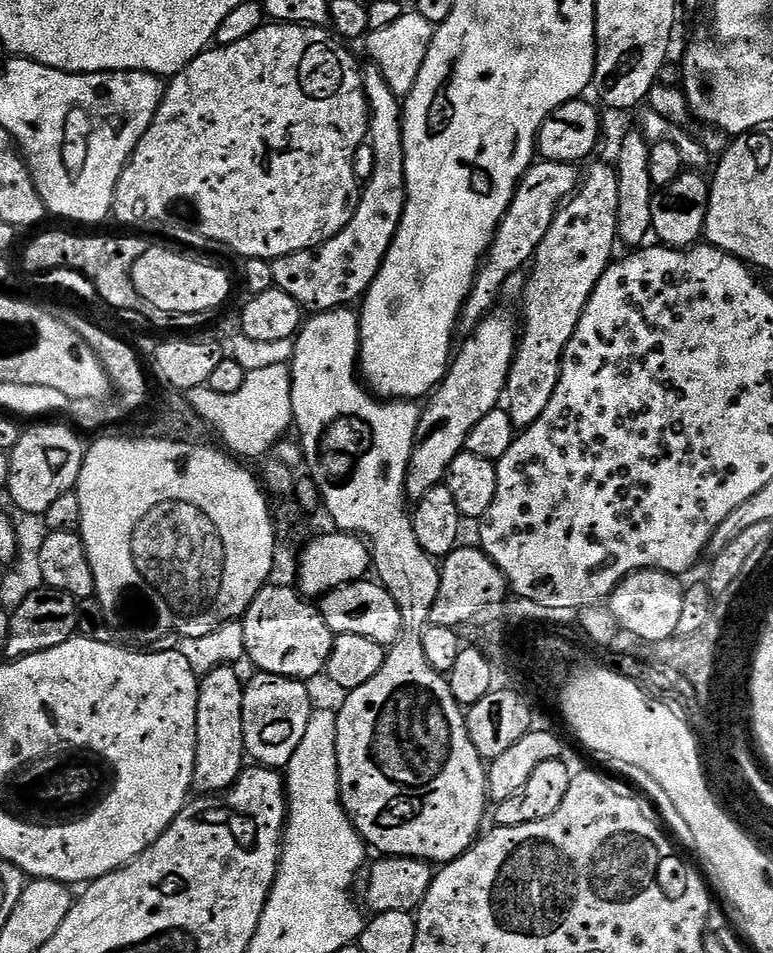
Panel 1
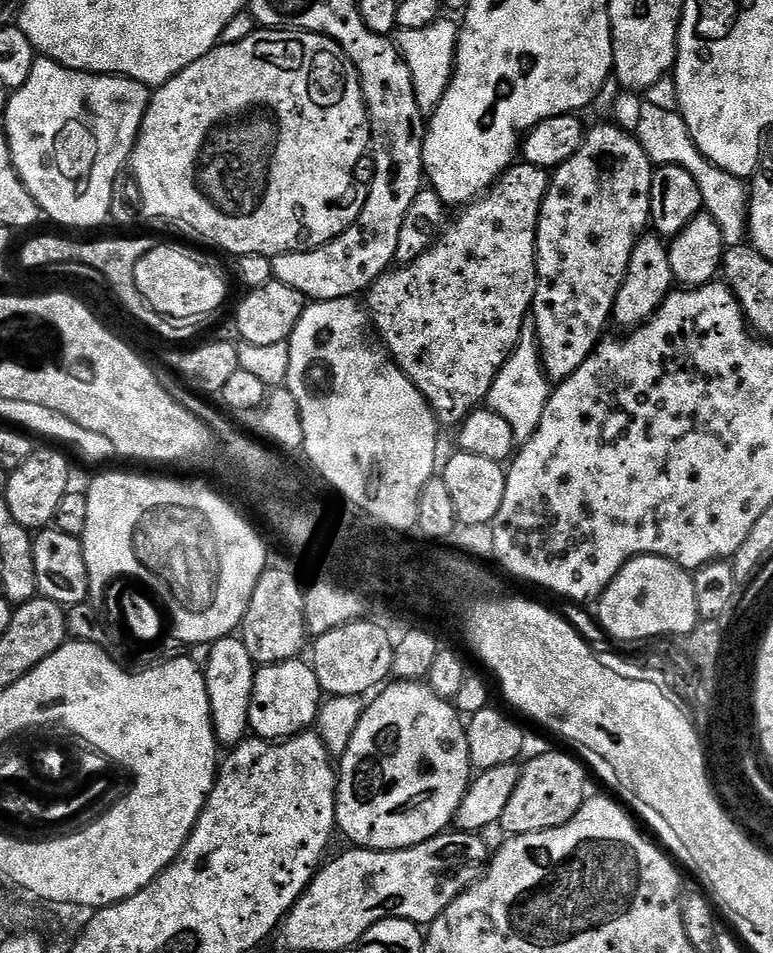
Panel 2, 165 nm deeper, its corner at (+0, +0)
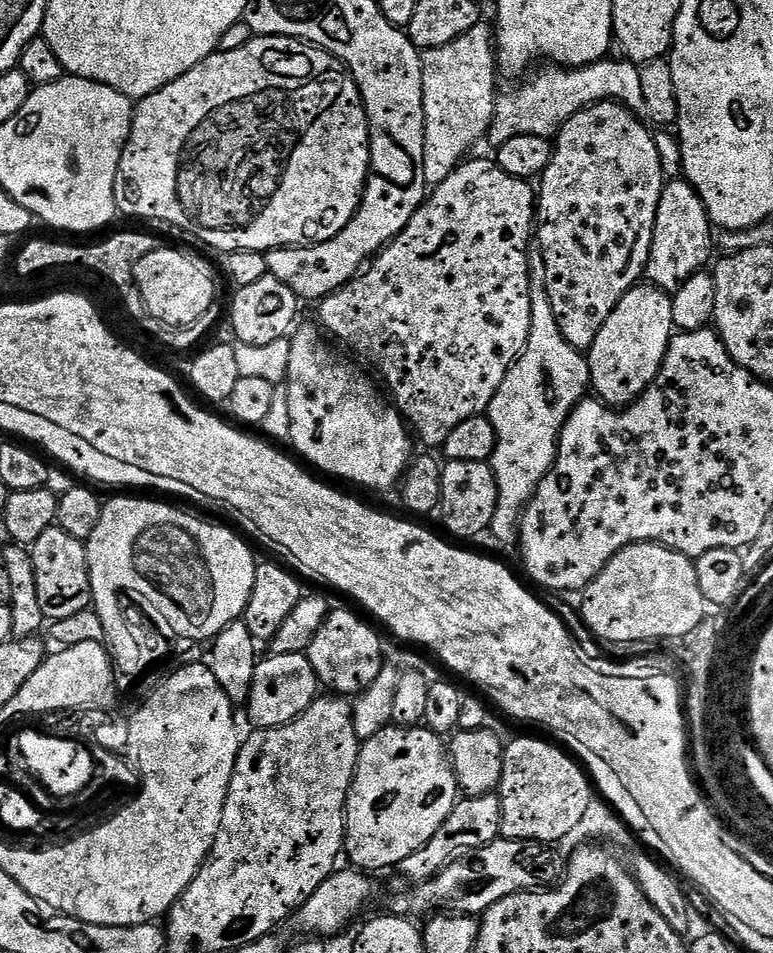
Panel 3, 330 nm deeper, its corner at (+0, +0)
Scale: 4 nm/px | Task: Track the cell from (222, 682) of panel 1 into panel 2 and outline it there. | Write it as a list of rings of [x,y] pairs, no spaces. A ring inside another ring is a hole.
[[[239,635],[223,636],[217,640],[210,650],[208,663],[203,665],[208,697],[210,698],[210,710],[212,711],[212,725],[216,735],[217,745],[231,750],[238,744],[244,743],[250,729],[250,698],[254,690],[254,678],[258,671],[255,660],[250,658],[250,650],[246,650],[243,640]]]

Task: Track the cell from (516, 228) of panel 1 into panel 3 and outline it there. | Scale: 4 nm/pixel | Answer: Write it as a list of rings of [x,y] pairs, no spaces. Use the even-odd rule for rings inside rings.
[[[468,158],[457,164],[450,178],[446,178],[446,182],[437,184],[431,189],[432,197],[429,200],[427,197],[426,202],[421,203],[414,218],[410,218],[407,226],[376,253],[374,259],[363,271],[353,276],[352,281],[343,288],[324,297],[318,304],[321,320],[319,323],[323,331],[328,334],[333,332],[342,343],[349,344],[354,351],[361,352],[370,363],[376,364],[377,370],[384,375],[384,380],[388,383],[389,390],[392,391],[391,399],[395,407],[405,421],[410,422],[411,431],[415,435],[416,432],[420,435],[422,443],[429,444],[430,447],[436,449],[444,445],[450,430],[454,430],[458,422],[466,422],[466,418],[487,413],[498,386],[502,386],[506,374],[512,369],[513,362],[524,351],[532,321],[534,281],[528,273],[528,244],[530,248],[534,240],[537,193],[529,181],[506,174],[506,170],[497,166],[495,159],[472,159]]]

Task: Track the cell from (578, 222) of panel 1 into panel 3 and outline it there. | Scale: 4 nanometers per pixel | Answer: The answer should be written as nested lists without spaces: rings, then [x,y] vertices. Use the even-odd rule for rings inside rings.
[[[602,100],[598,104],[582,109],[578,114],[571,116],[555,133],[552,157],[546,166],[546,170],[538,177],[538,195],[536,197],[536,218],[534,221],[534,244],[540,247],[540,260],[544,263],[544,281],[542,287],[548,295],[550,310],[554,312],[554,318],[558,324],[558,330],[570,346],[581,350],[587,350],[598,338],[598,330],[602,330],[602,322],[610,316],[614,306],[623,298],[629,288],[633,287],[634,279],[628,273],[628,267],[632,264],[632,255],[636,252],[636,243],[640,240],[640,231],[645,231],[646,216],[644,220],[644,207],[651,205],[664,188],[666,177],[663,172],[662,162],[659,161],[658,148],[653,140],[653,133],[649,125],[643,119],[637,118],[632,111],[615,100]]]

